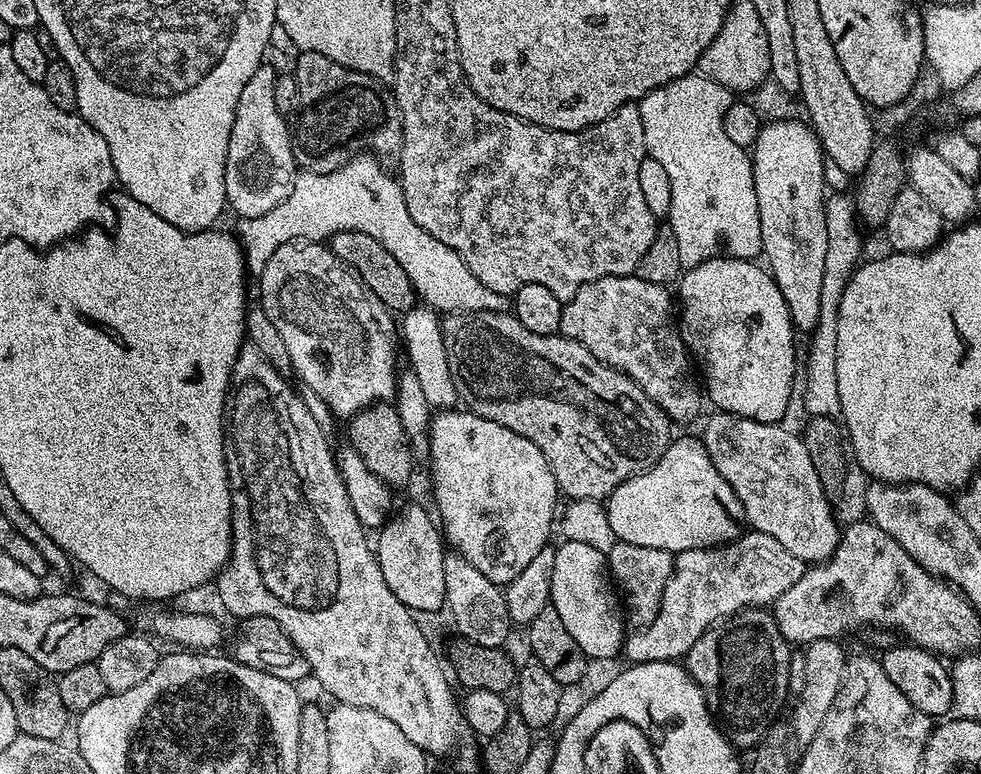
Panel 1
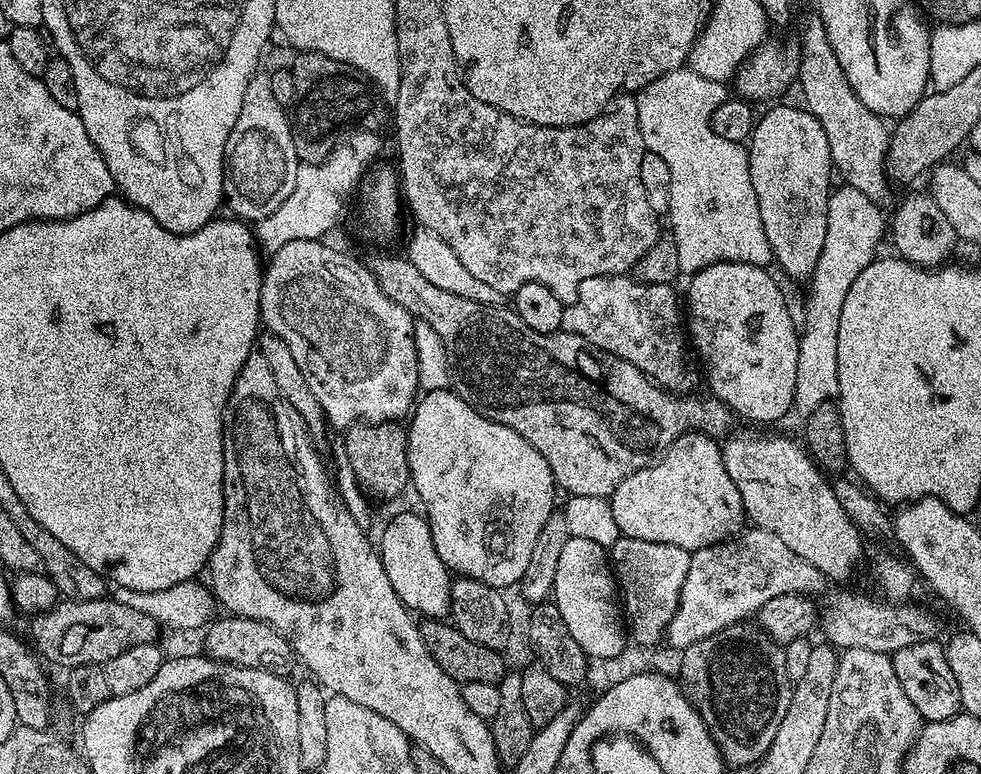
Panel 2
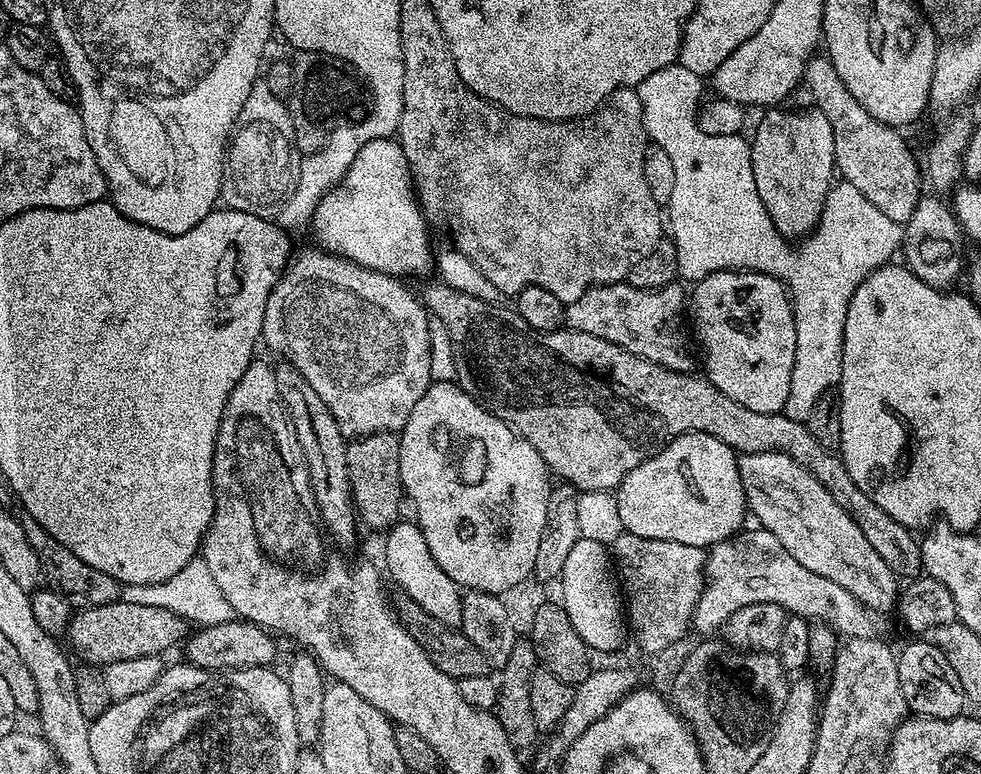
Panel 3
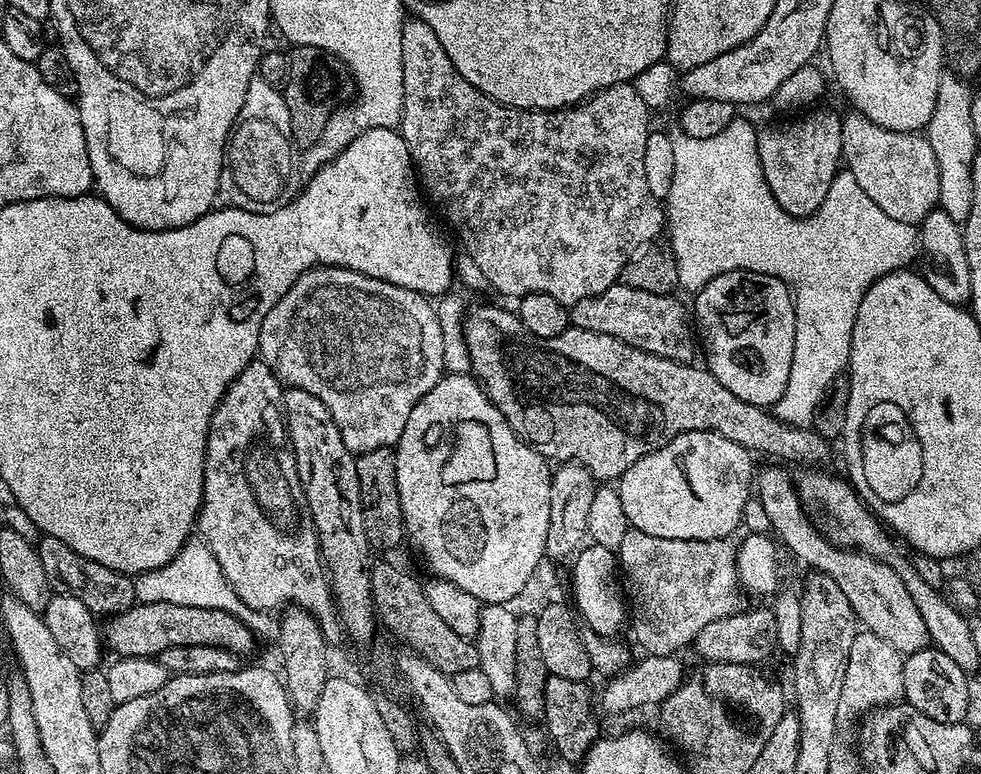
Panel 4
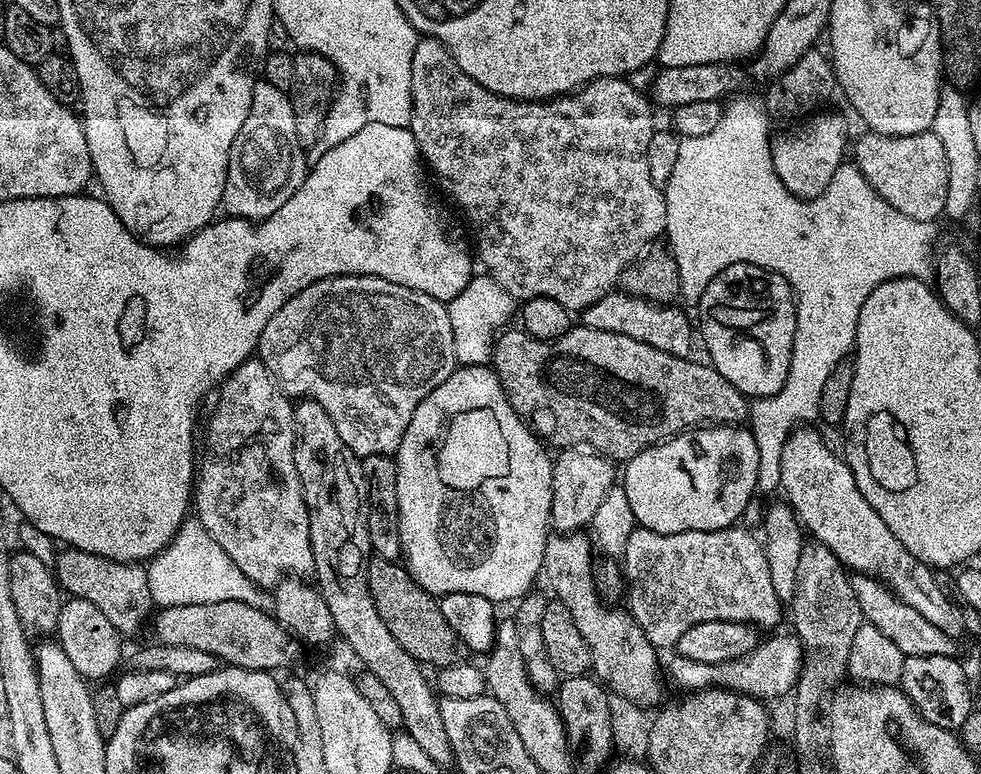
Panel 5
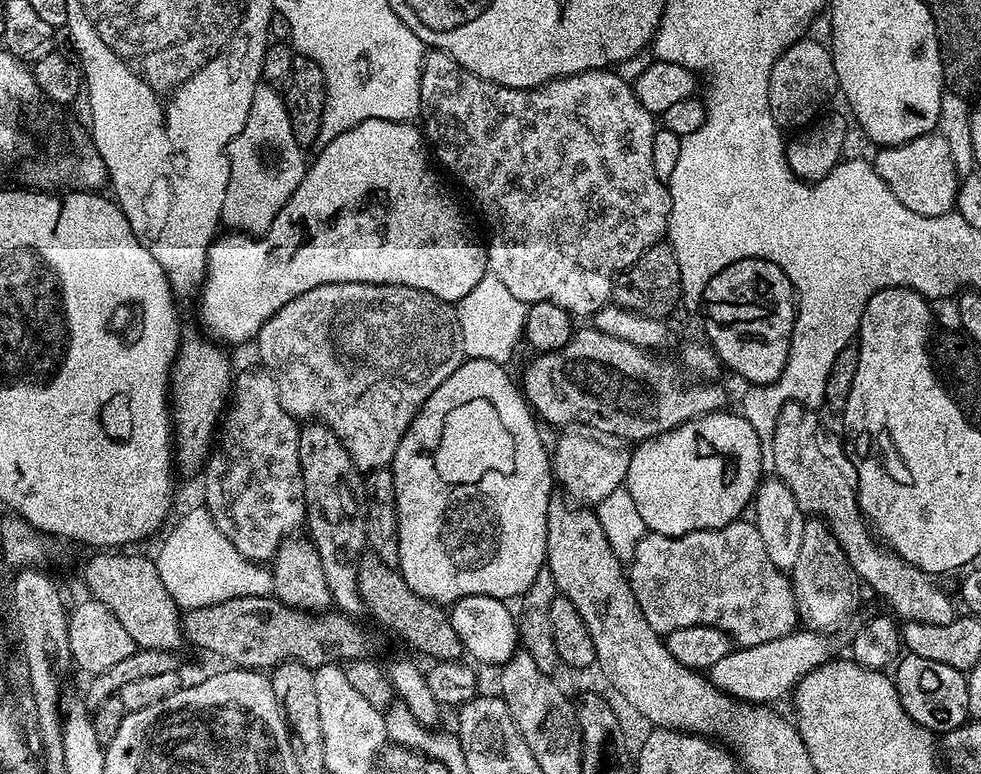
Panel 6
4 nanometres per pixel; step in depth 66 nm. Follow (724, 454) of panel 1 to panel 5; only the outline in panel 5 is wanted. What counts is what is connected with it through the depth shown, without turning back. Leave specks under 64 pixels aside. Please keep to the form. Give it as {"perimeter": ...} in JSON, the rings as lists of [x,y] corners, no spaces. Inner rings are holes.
{"perimeter":[[[856,574],[852,576],[852,585],[854,594],[858,598],[861,617],[867,623],[878,626],[878,630],[882,630],[882,634],[886,634],[886,638],[890,638],[894,646],[898,646],[898,650],[902,650],[906,658],[910,656],[955,657],[957,655],[957,637],[947,636],[945,632],[938,630],[938,626],[922,618],[922,614],[918,614],[914,606],[902,602],[883,581],[873,576]]]}

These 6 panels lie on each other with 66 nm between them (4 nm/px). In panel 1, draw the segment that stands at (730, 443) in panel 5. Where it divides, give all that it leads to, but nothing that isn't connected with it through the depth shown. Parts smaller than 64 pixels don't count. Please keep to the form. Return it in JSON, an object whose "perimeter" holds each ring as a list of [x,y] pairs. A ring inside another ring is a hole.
{"perimeter":[[[684,436],[681,440],[679,438],[673,439],[658,463],[647,468],[645,472],[639,472],[637,476],[632,476],[626,482],[622,482],[606,497],[606,507],[608,509],[608,517],[610,518],[610,530],[614,530],[617,541],[630,542],[630,546],[654,546],[654,550],[666,550],[673,554],[694,550],[695,548],[714,548],[721,544],[727,544],[729,540],[738,539],[746,528],[744,507],[742,502],[738,502],[736,491],[728,485],[726,478],[722,478],[722,474],[718,474],[718,470],[706,450],[703,439],[696,437],[695,440],[692,436]]]}

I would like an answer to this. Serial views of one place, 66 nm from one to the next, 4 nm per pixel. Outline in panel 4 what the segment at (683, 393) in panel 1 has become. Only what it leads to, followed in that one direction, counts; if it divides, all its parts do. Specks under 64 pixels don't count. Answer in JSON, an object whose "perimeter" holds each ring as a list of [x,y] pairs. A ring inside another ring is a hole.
{"perimeter":[[[617,282],[602,290],[602,294],[582,298],[582,302],[571,305],[570,324],[573,328],[610,334],[638,350],[686,364],[693,359],[692,355],[698,352],[698,348],[692,345],[694,328],[690,323],[689,309],[687,312],[683,302],[676,298],[672,294],[650,294],[650,290],[634,290],[634,286]]]}

